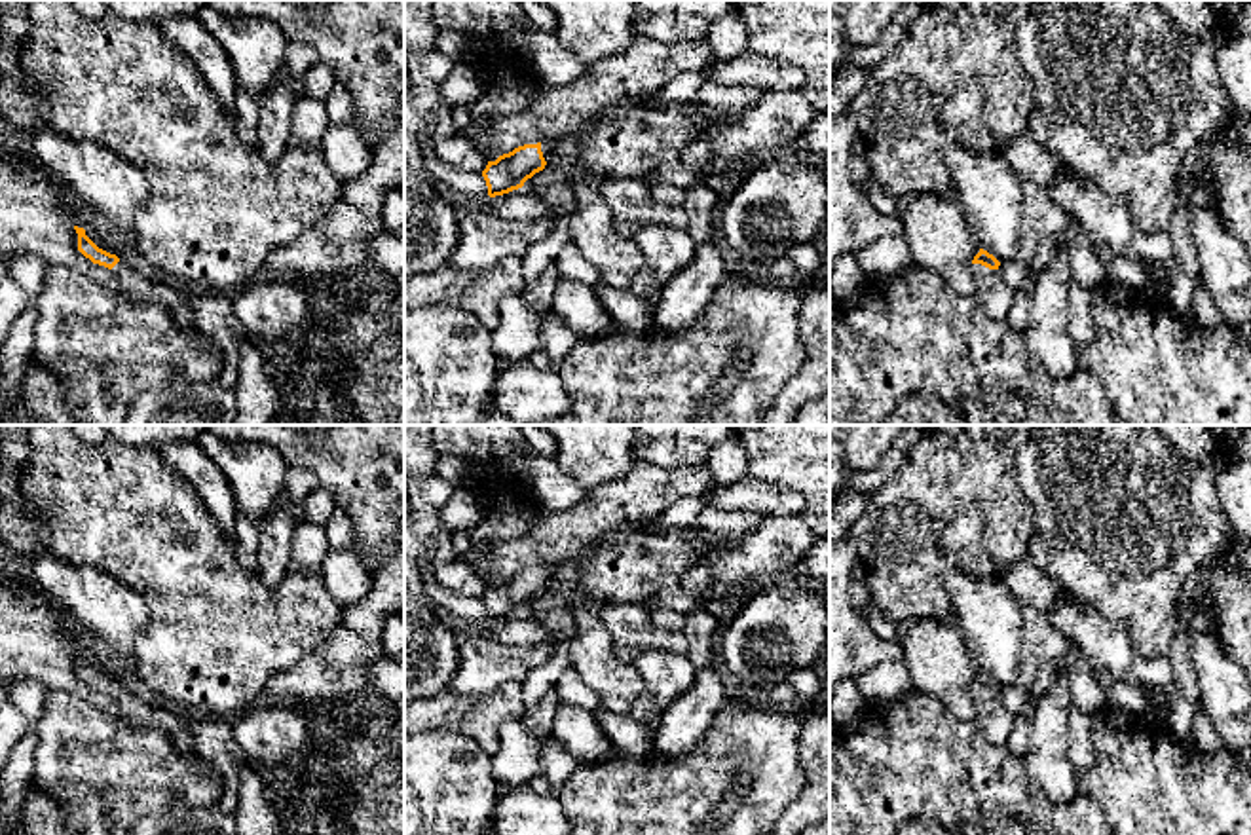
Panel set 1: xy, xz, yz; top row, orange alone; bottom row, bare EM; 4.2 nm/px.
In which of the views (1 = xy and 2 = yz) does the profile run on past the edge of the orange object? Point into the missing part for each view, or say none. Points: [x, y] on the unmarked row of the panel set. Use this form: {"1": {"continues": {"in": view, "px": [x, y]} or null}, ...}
{"1": {"continues": {"in": "xy", "px": [137, 710]}}, "2": {"continues": {"in": "yz", "px": [993, 718]}}}

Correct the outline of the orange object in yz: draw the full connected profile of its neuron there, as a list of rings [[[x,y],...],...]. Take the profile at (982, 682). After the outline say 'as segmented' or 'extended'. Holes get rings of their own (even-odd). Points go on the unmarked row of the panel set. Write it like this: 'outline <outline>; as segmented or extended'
outline [[[980,674],[972,685],[972,698],[976,704],[976,721],[985,738],[997,746],[1006,746],[1016,715],[1002,704],[999,691],[1000,687],[993,679]]]; extended

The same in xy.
outline [[[74,651],[74,655],[78,659],[78,676],[93,689],[114,696],[121,710],[121,715],[118,717],[121,723],[133,729],[156,725],[197,772],[209,770],[211,763],[199,755],[194,742],[188,710],[156,700],[135,685],[118,683],[116,679],[99,674],[85,660],[84,653]]]; extended

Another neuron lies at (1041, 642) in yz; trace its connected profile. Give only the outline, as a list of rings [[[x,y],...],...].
[[[1021,605],[1021,657],[1016,668],[1014,685],[1027,693],[1031,691],[1036,670],[1048,660],[1076,660],[1078,647],[1050,621],[1048,613],[1033,605]]]

